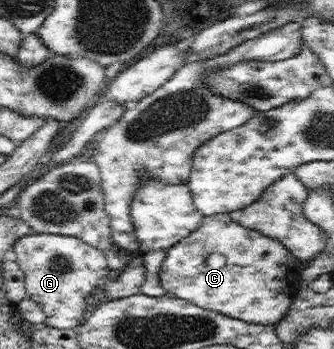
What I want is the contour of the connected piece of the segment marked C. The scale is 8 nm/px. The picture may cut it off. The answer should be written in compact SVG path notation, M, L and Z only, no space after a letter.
M230 214L204 216L200 227L190 236L169 247L159 278L168 295L195 303L202 309L217 311L246 323L275 325L290 309L301 285L302 262L274 239L236 223Z

